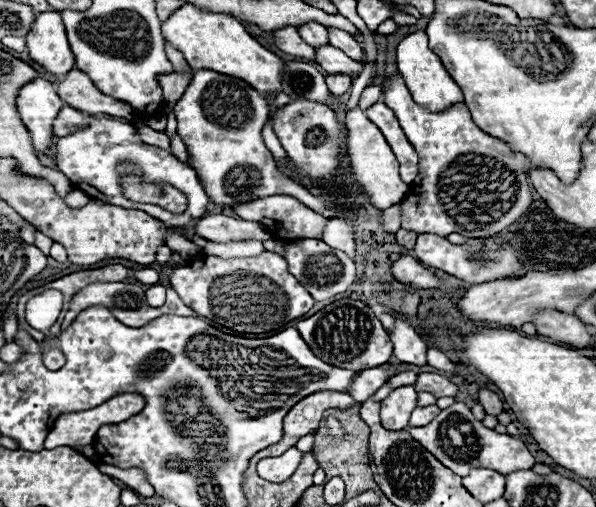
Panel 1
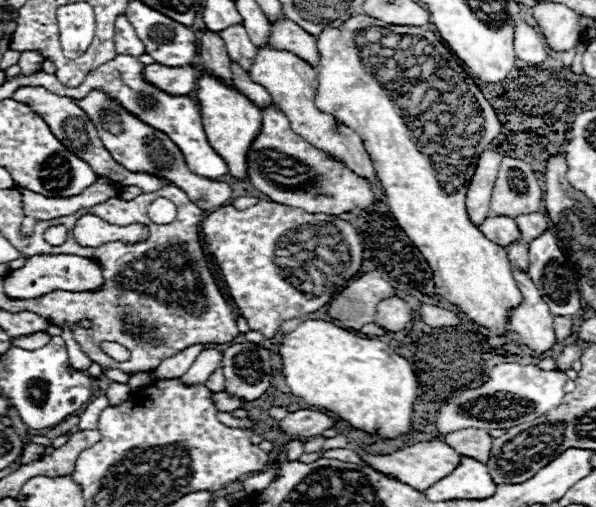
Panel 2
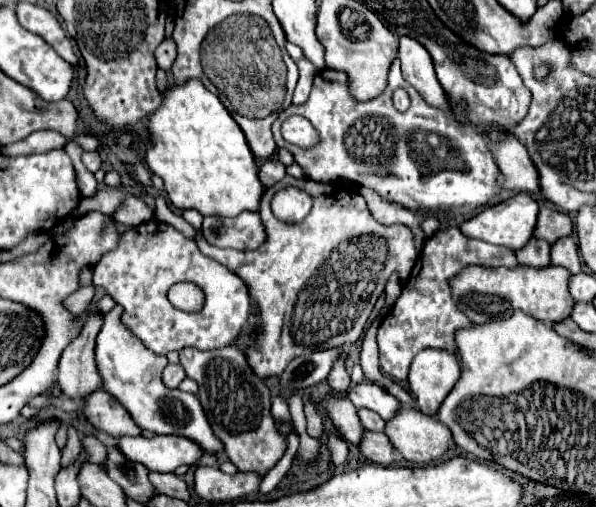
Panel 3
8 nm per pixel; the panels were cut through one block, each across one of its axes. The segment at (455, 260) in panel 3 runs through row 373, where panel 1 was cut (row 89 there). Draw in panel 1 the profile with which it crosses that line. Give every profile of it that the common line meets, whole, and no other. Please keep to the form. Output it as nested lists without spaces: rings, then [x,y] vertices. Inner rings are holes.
[[[392,74],[384,86],[384,104],[394,110],[402,130],[406,132],[408,140],[414,144],[418,156],[420,156],[420,172],[418,182],[412,184],[406,200],[400,202],[402,208],[402,226],[410,228],[418,234],[430,232],[438,236],[448,236],[450,232],[458,232],[464,238],[488,238],[510,224],[514,224],[532,204],[532,192],[528,186],[528,176],[524,170],[524,164],[528,164],[528,158],[522,152],[516,152],[500,138],[494,138],[486,132],[482,132],[470,118],[470,112],[464,102],[458,102],[446,110],[430,112],[428,108],[416,104],[404,84],[402,74]]]

